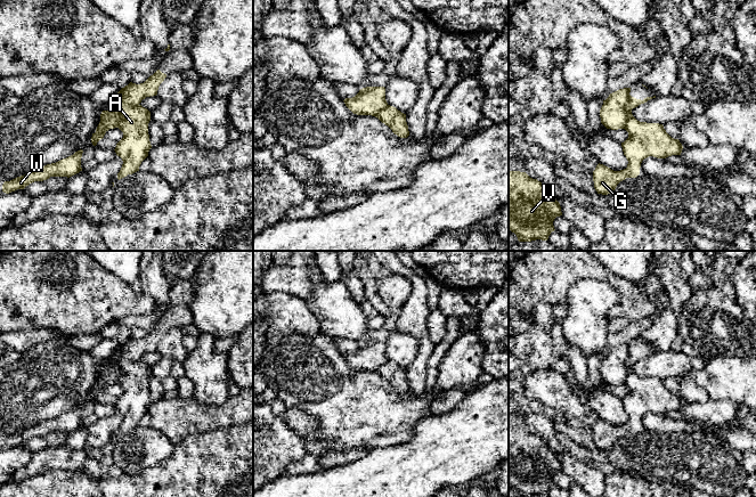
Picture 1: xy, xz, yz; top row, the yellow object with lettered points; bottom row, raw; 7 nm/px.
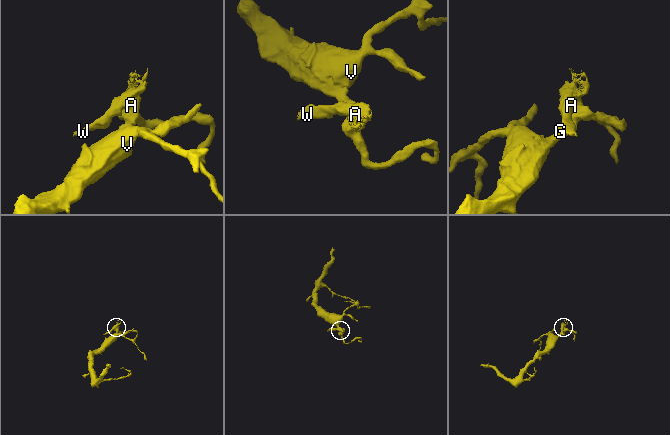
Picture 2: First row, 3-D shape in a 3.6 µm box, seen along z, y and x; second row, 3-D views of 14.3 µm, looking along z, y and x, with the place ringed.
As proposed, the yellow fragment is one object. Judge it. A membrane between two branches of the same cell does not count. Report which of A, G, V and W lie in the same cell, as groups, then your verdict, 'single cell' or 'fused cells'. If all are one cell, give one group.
A G V / W; fused cells

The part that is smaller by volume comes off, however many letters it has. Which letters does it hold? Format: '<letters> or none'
W

